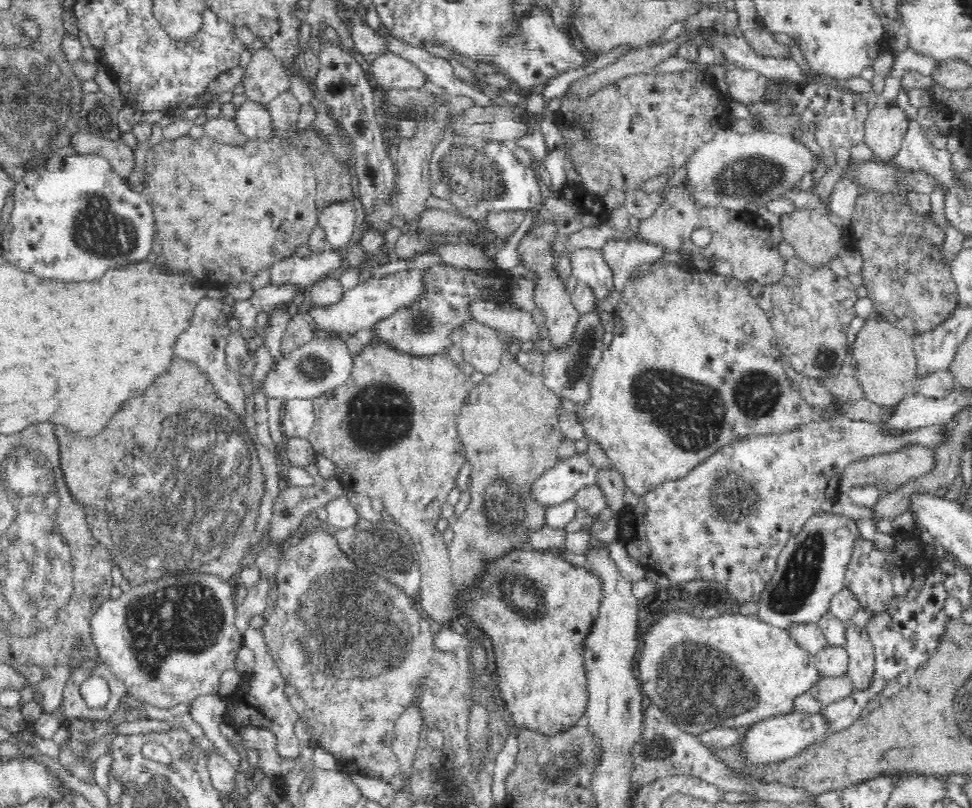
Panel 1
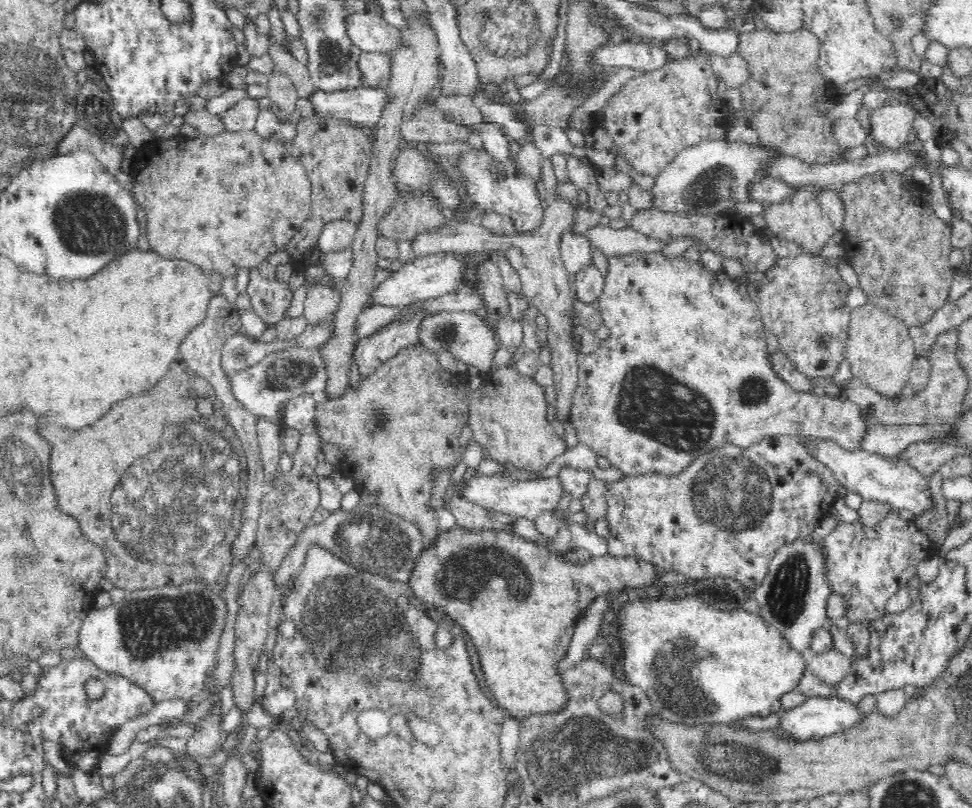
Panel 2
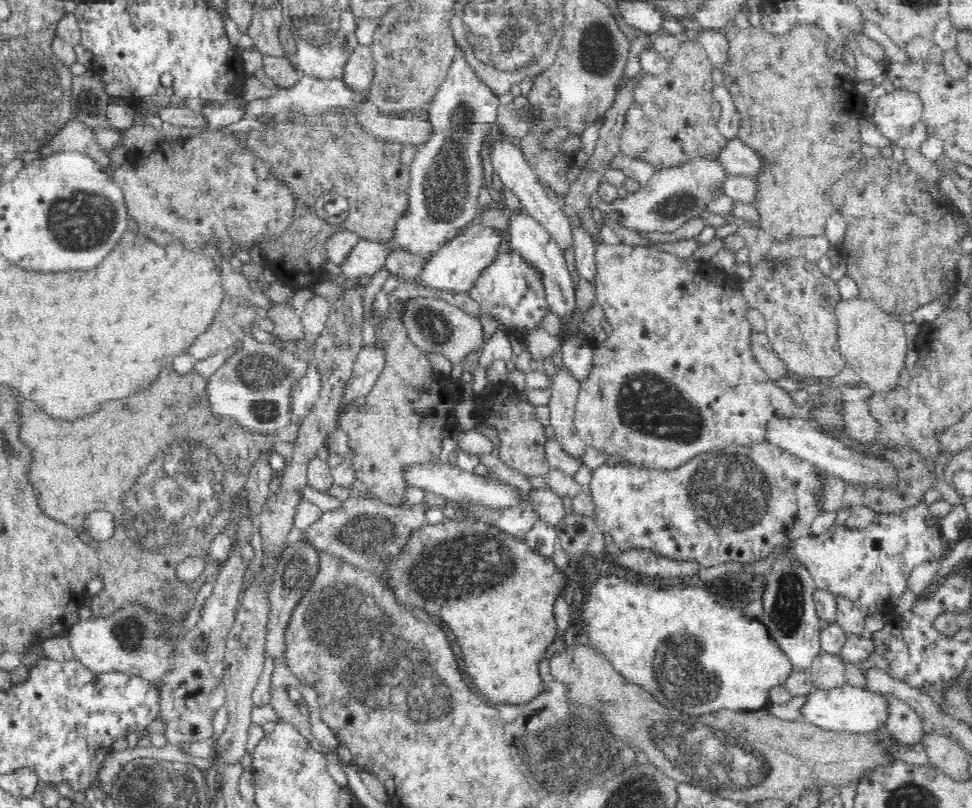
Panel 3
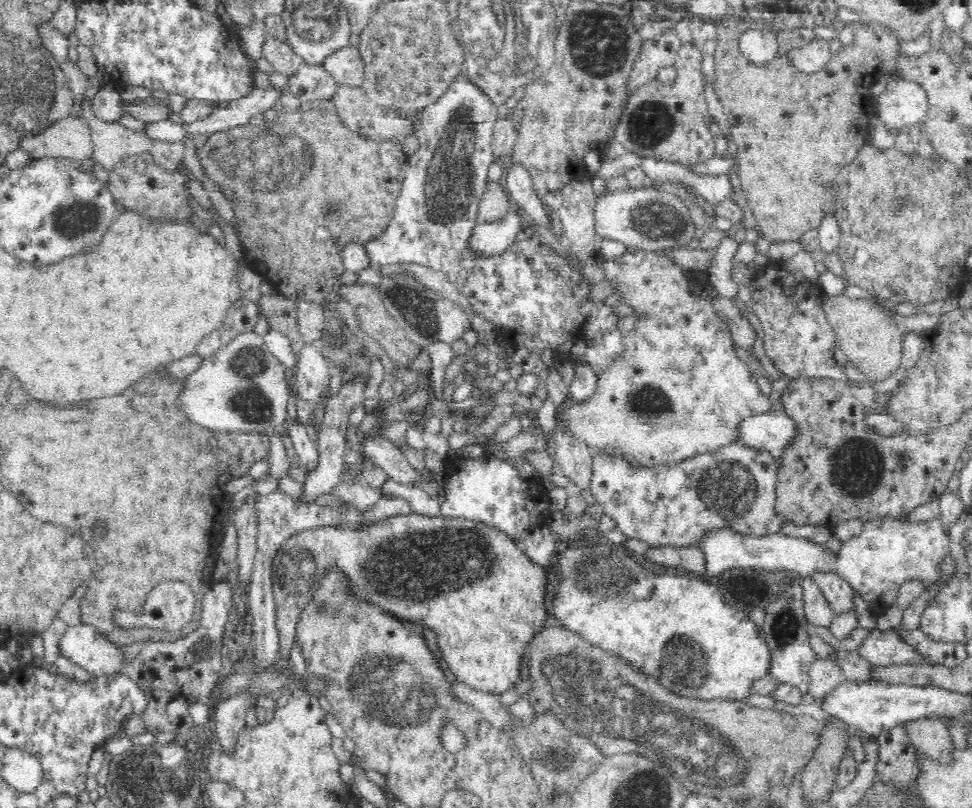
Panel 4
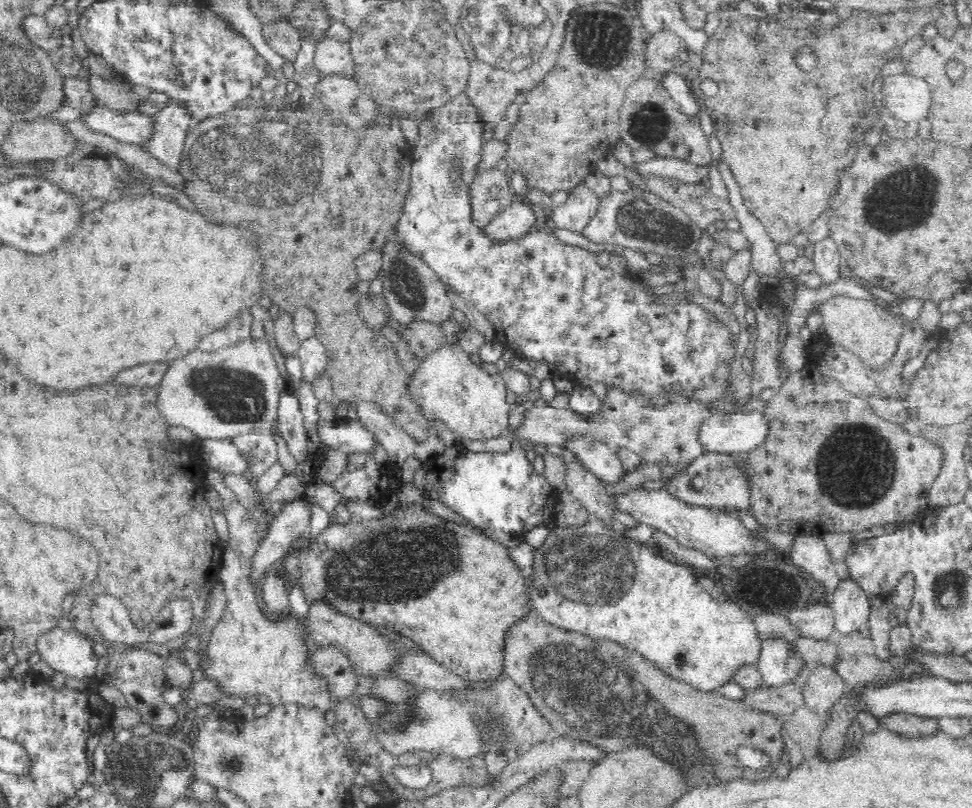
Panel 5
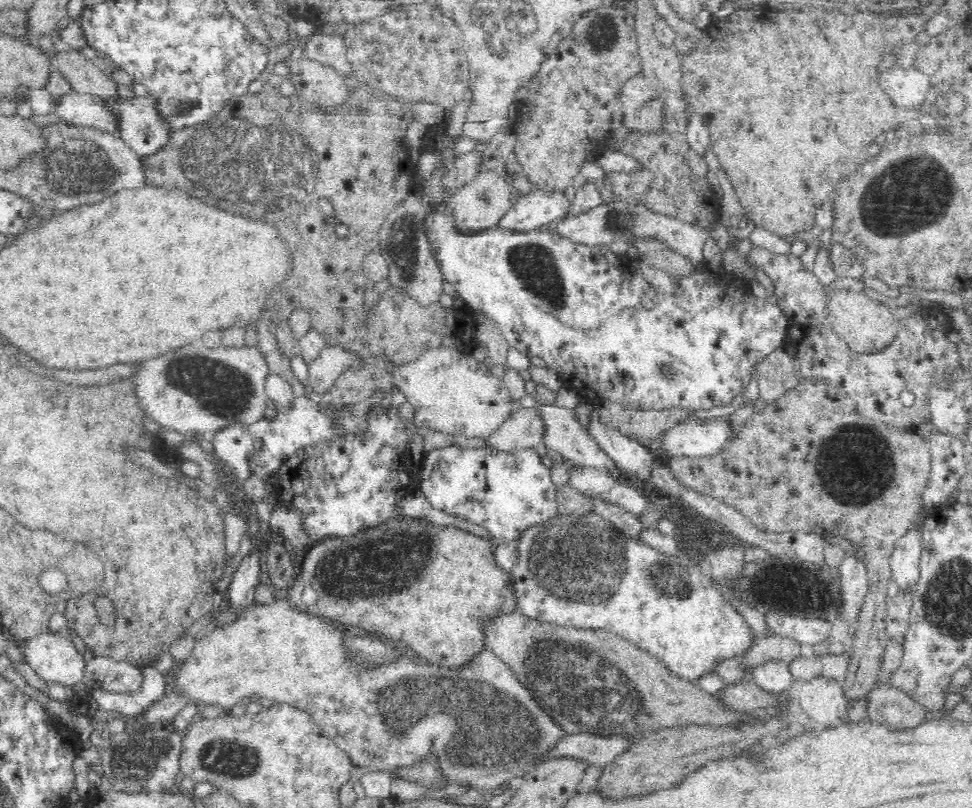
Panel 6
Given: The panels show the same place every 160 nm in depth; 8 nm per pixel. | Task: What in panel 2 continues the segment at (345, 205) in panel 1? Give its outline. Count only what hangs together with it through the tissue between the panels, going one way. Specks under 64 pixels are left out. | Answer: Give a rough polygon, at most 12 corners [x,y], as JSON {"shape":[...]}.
{"shape":[[345,220],[328,222],[318,248],[323,254],[352,247],[357,225]]}

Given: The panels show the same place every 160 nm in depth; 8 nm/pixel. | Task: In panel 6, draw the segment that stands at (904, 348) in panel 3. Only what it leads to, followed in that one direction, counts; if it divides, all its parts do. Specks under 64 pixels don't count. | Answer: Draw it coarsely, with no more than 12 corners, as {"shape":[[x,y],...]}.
{"shape":[[832,290],[827,323],[852,350],[884,350],[893,311],[862,292]]}

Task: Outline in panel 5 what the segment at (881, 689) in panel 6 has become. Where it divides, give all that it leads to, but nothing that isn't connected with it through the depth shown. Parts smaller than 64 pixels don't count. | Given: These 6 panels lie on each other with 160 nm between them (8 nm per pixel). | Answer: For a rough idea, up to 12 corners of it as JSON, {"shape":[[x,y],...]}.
{"shape":[[906,712],[883,714],[880,726],[905,736],[927,735],[937,719]]}

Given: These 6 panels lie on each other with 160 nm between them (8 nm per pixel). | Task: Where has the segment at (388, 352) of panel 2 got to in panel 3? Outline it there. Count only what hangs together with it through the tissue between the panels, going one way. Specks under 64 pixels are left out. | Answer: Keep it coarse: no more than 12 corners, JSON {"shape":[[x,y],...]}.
{"shape":[[380,345],[361,349],[337,413],[368,396],[383,366]]}

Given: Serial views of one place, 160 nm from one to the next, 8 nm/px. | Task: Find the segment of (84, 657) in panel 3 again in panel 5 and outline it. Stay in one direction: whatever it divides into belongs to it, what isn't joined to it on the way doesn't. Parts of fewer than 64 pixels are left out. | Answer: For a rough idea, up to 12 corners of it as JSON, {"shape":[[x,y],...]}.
{"shape":[[74,628],[38,636],[50,670],[79,679],[96,674],[92,643]]}

